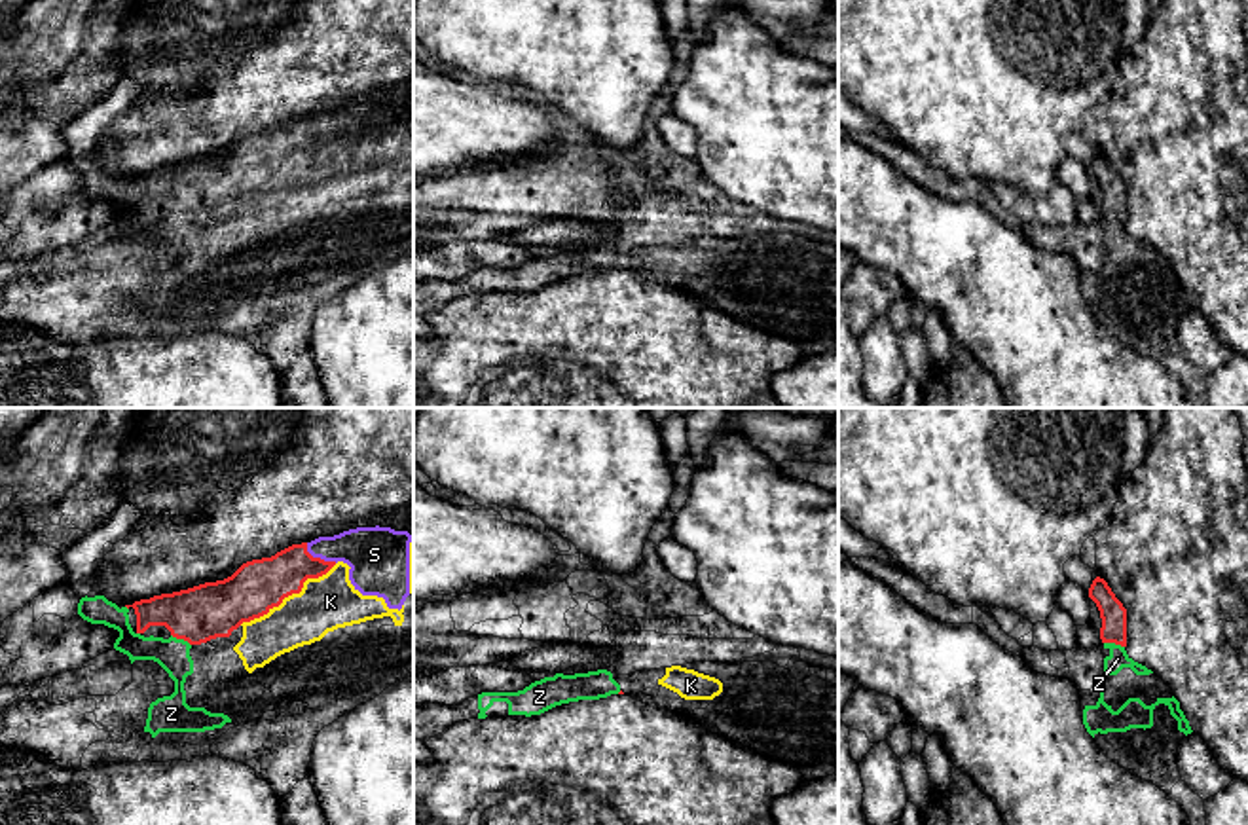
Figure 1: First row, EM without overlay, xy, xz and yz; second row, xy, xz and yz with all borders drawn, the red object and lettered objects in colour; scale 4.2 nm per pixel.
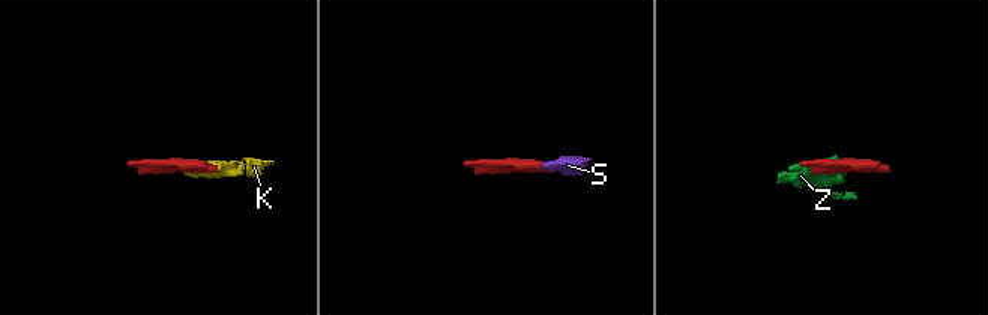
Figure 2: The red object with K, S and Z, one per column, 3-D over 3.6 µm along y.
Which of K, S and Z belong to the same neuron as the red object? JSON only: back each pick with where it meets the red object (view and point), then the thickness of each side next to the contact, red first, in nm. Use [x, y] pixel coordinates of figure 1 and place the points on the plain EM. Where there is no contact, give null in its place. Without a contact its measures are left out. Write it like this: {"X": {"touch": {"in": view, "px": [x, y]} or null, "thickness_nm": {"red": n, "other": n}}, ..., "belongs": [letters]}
{"K": {"touch": {"in": "xy", "px": [289, 169]}, "thickness_nm": {"red": 220, "other": 240}}, "S": {"touch": {"in": "xy", "px": [319, 133]}, "thickness_nm": {"red": 200, "other": 260}}, "Z": {"touch": {"in": "xy", "px": [181, 213]}, "thickness_nm": {"red": 240, "other": 140}}, "belongs": ["K", "S", "Z"]}

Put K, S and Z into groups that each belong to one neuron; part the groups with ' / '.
K S Z

